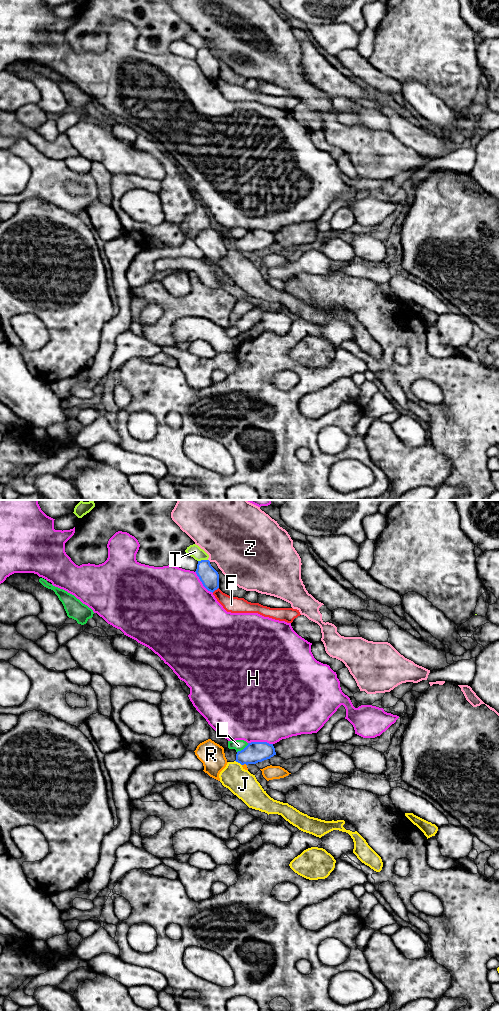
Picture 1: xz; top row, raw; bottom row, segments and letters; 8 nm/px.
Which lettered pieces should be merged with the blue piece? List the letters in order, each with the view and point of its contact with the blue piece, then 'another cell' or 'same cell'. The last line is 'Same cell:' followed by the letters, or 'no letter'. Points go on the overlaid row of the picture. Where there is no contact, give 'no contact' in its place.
F: xz (215, 589) | another cell
H: xz (260, 742) | another cell
J: xz (238, 762) | another cell
L: xz (243, 749) | another cell
R: xz (244, 763) | another cell
T: xz (202, 560) | another cell
Z: no contact | another cell
Same cell: no letter

